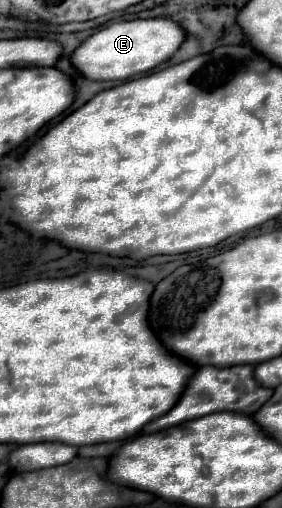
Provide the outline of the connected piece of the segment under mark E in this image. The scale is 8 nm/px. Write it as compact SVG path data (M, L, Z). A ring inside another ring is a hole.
M154 17L154 19L132 19L112 23L98 33L90 35L74 53L72 63L84 73L88 79L94 81L124 81L134 75L148 73L158 65L166 63L184 43L186 29L168 19L168 17Z

